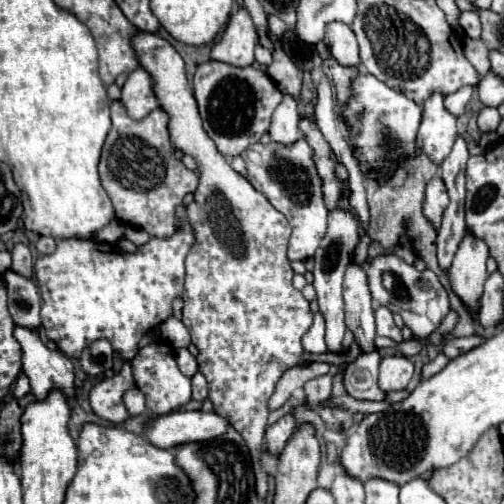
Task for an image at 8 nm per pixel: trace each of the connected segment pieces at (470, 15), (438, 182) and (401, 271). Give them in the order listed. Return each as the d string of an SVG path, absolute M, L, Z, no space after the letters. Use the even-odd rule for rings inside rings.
M461 11L459 25L467 33L467 37L471 37L471 39L481 37L481 19L479 19L479 15L475 11Z
M435 177L427 183L427 195L425 195L425 215L427 219L439 229L441 225L441 217L443 217L443 211L445 207L449 205L449 195L447 195L447 189L445 189L445 183L443 179Z
M379 255L375 257L367 269L367 279L369 279L369 289L371 297L377 299L383 307L391 309L393 313L399 313L405 321L405 325L411 329L415 337L427 339L443 321L443 317L449 313L449 297L439 283L437 275L429 269L417 271L413 265L405 263L403 259L397 259L397 255Z

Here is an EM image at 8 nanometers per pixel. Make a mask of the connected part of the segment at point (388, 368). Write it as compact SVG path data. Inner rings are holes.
M391 355L383 357L379 365L379 387L381 391L401 391L409 387L413 377L413 363L407 357Z

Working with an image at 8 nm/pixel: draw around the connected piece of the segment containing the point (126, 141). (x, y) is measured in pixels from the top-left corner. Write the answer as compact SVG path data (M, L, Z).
M121 101L111 103L113 127L103 145L99 175L109 193L117 219L131 227L145 229L151 237L171 237L177 231L175 207L183 197L197 189L197 173L189 171L177 157L169 141L169 115L157 107L145 119L135 121L127 115Z

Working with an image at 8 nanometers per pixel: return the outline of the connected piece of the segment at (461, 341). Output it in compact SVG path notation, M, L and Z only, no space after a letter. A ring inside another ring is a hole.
M471 335L471 337L453 337L453 339L445 339L443 341L443 355L447 355L449 359L455 359L467 351L471 351L473 347L481 345L485 341L485 337L481 335Z

